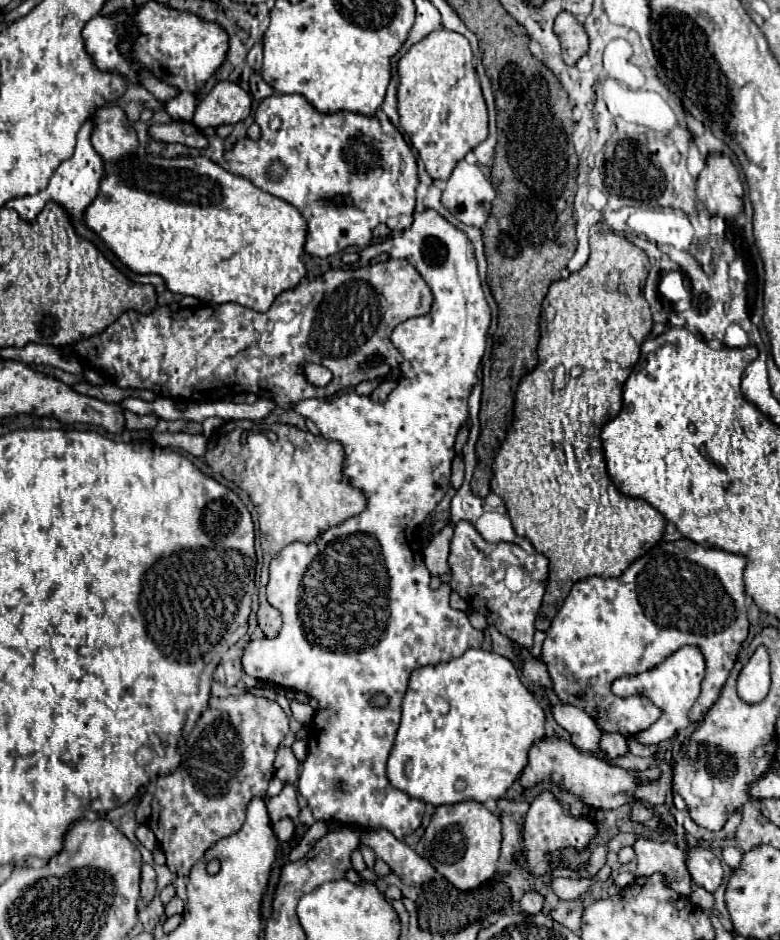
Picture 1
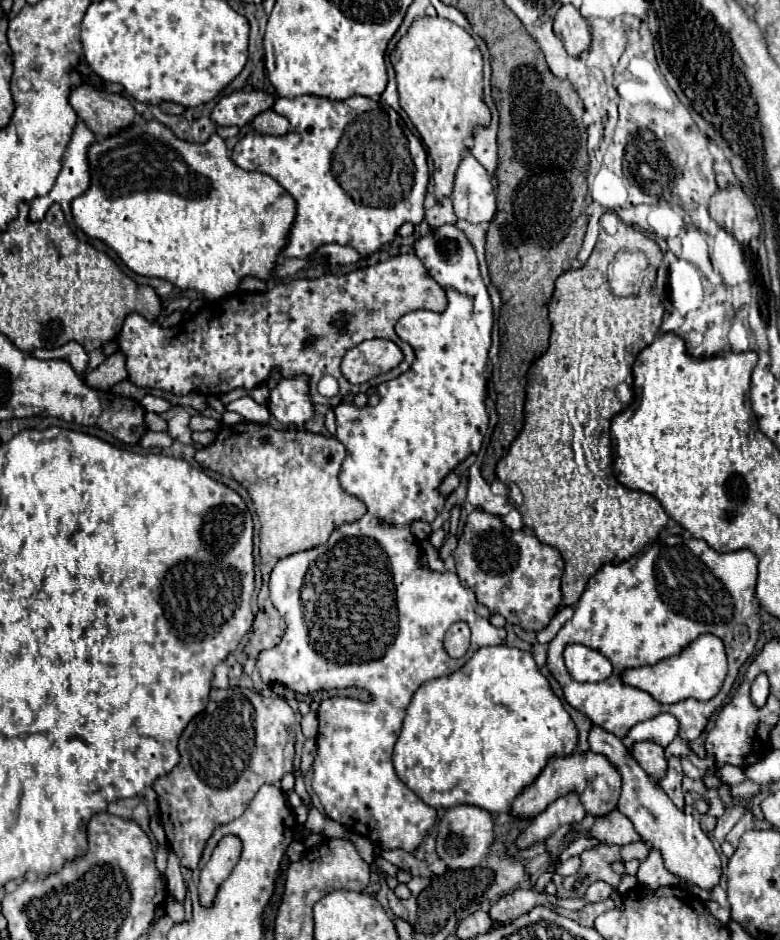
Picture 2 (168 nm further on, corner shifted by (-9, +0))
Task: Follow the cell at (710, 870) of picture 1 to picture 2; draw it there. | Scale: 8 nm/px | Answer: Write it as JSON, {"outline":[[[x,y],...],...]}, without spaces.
{"outline":[[[594,725],[588,741],[590,749],[594,753],[606,755],[622,775],[622,793],[618,799],[618,811],[632,821],[636,833],[652,849],[660,849],[666,869],[680,879],[681,886],[696,885],[702,889],[712,889],[714,885],[718,885],[722,875],[722,863],[714,845],[710,843],[710,838],[701,829],[700,823],[692,815],[676,809],[676,805],[668,799],[668,795],[660,787],[656,787],[652,779],[646,775],[646,771],[632,759],[632,755],[628,755],[626,747],[616,735]]]}

